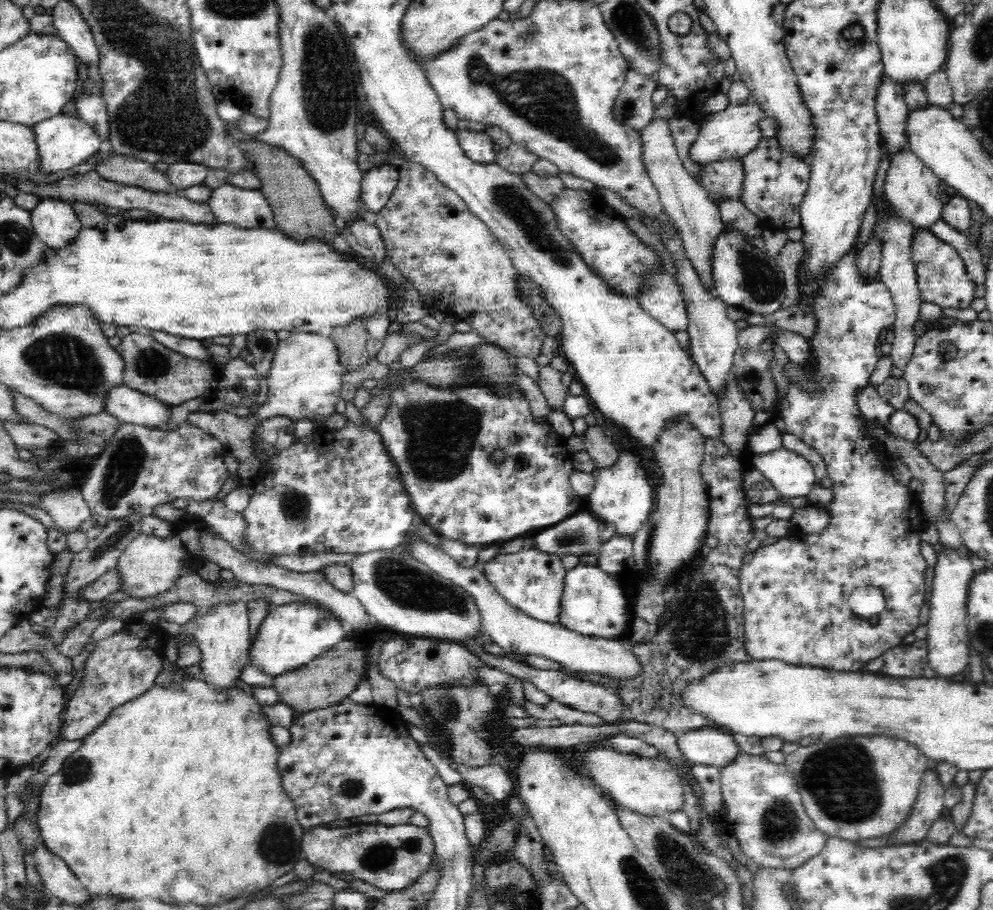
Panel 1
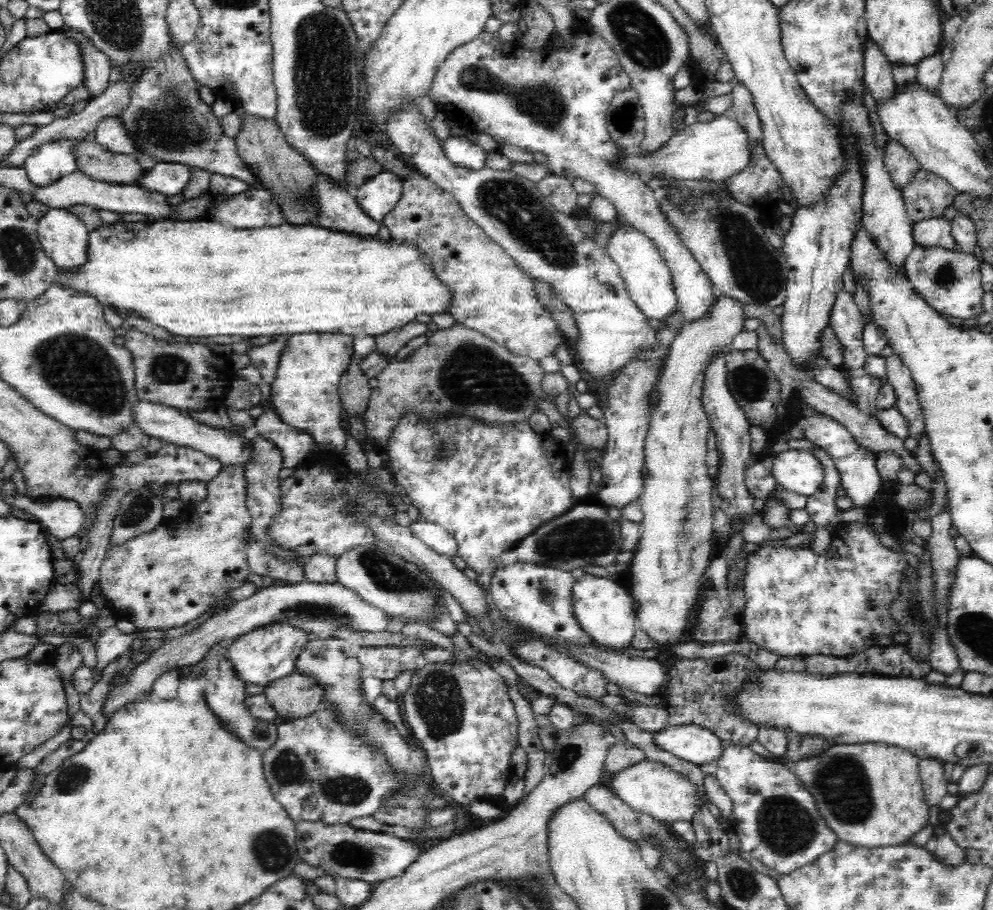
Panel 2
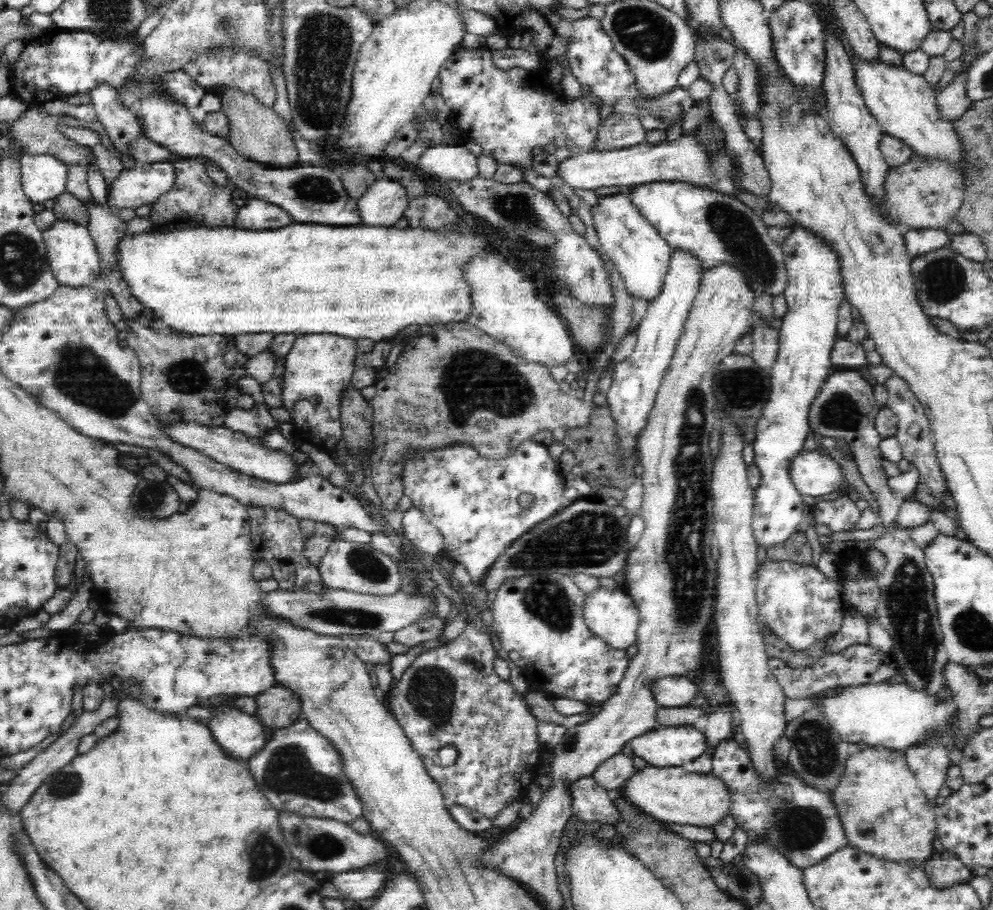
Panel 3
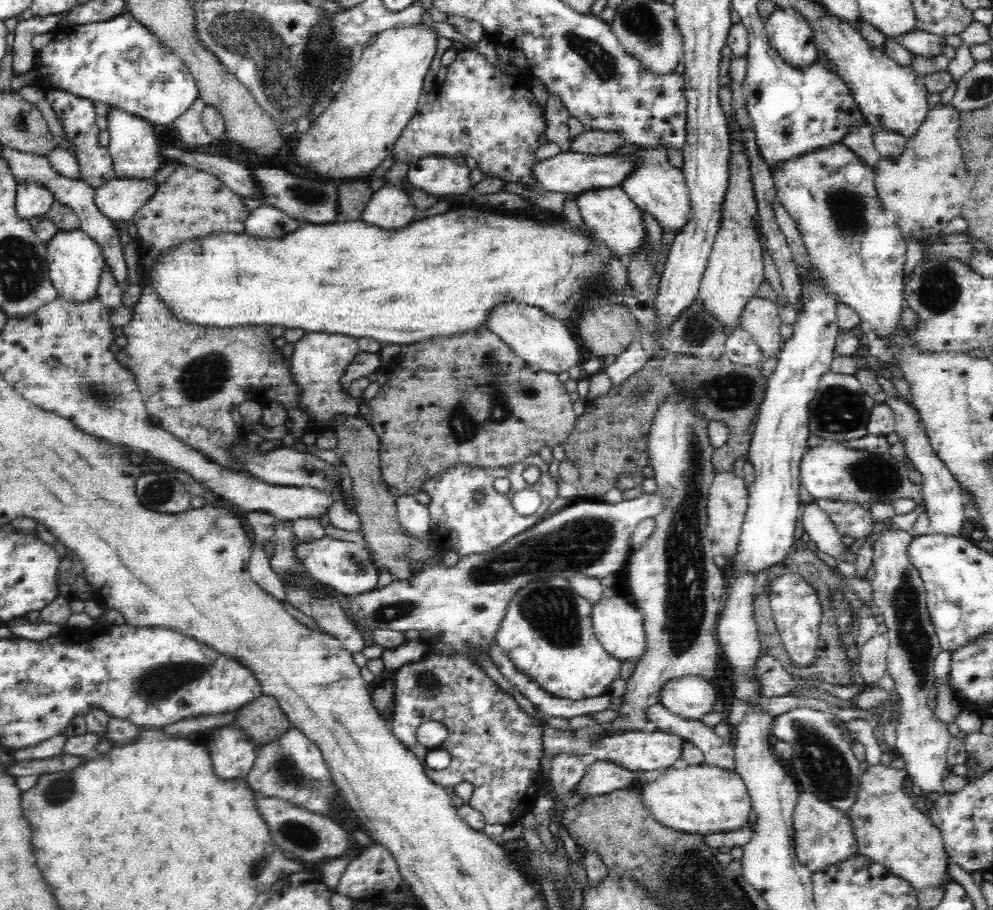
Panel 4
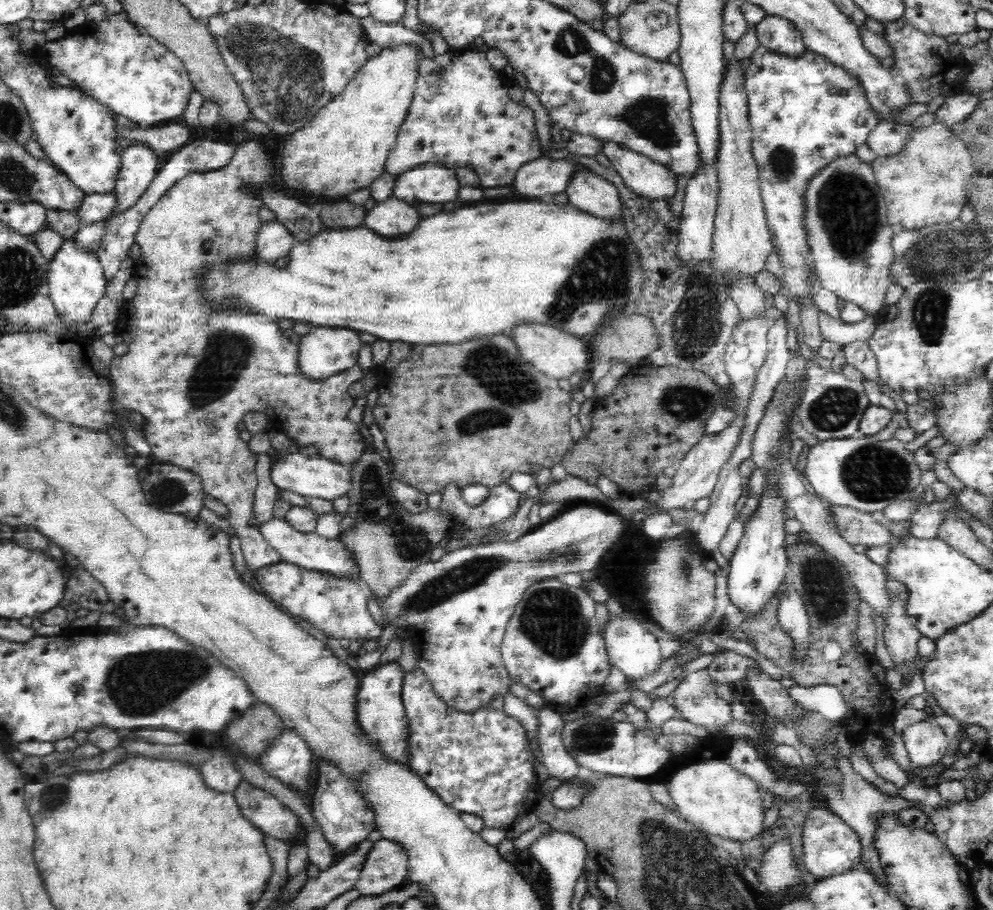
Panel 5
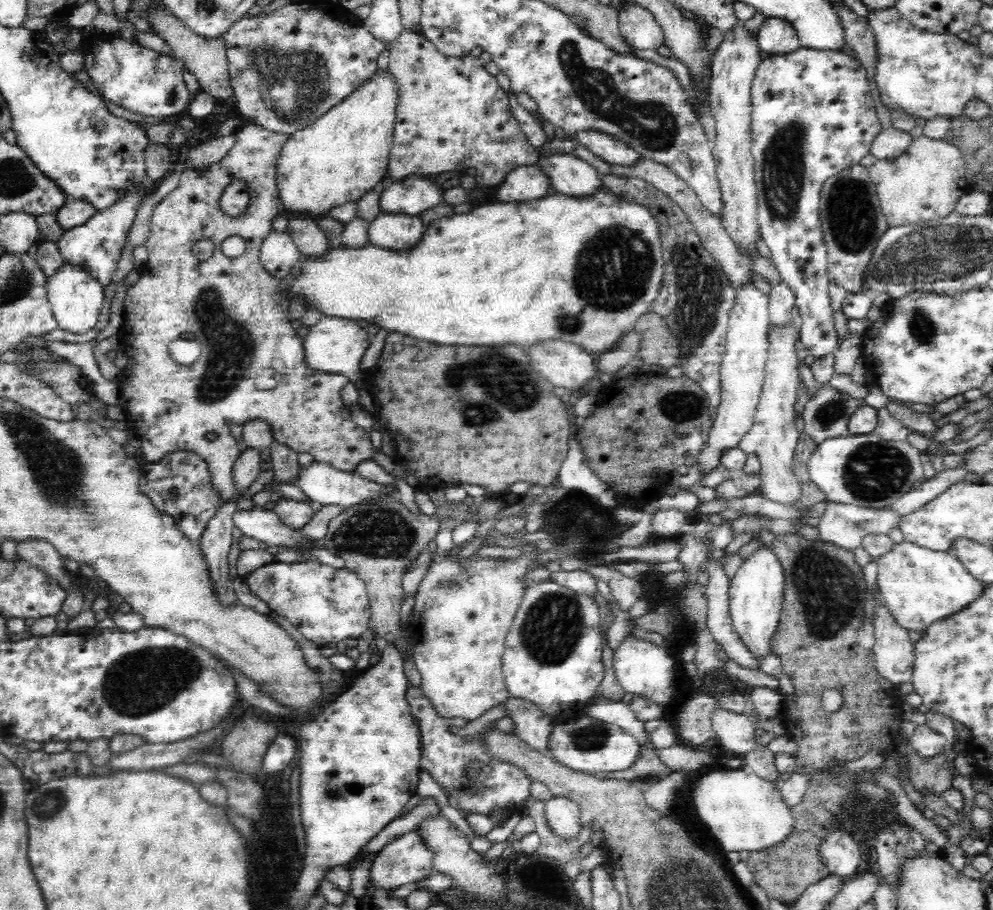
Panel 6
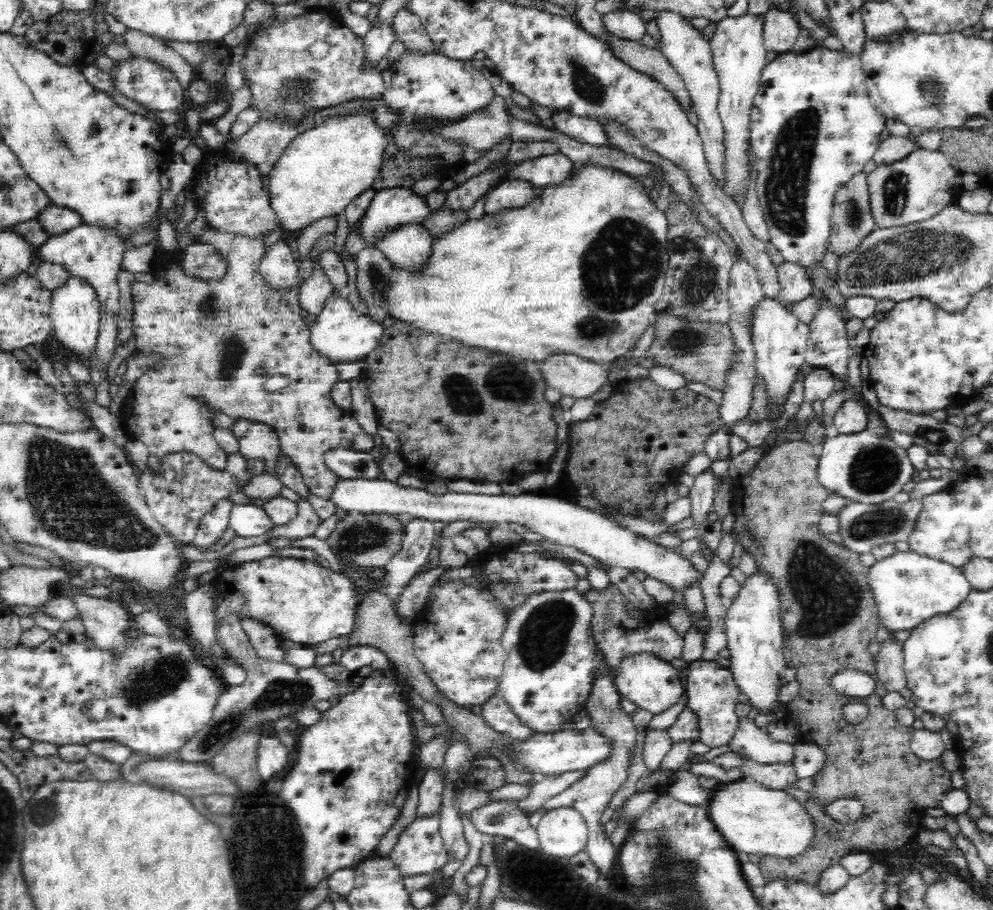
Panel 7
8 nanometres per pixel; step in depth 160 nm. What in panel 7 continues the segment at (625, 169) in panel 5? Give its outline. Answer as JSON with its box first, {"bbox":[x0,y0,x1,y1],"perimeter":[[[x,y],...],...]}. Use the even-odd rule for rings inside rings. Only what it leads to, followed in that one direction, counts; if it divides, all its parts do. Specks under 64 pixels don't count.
{"bbox":[550,108,607,147],"perimeter":[[[552,108],[550,118],[556,129],[578,142],[601,147],[607,144],[604,127],[596,120],[572,115],[568,111],[552,110]]]}

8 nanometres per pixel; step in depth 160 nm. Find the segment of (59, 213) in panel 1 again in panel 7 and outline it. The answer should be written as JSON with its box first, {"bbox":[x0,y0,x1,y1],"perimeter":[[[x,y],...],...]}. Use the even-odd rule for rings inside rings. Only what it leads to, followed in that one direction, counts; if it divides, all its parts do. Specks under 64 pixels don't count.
{"bbox":[49,276,101,361],"perimeter":[[[70,276],[60,288],[51,292],[51,307],[49,310],[54,340],[68,349],[78,358],[90,361],[92,352],[97,345],[99,322],[101,319],[101,304],[93,286],[86,279]]]}

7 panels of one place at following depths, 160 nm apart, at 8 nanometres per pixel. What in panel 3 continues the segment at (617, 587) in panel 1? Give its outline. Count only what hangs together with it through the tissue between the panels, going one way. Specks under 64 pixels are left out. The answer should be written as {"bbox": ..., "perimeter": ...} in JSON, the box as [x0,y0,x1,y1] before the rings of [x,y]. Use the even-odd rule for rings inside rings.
{"bbox":[584,588,637,651],"perimeter":[[[599,588],[585,595],[584,618],[588,628],[610,647],[625,651],[637,642],[637,606],[622,590]]]}

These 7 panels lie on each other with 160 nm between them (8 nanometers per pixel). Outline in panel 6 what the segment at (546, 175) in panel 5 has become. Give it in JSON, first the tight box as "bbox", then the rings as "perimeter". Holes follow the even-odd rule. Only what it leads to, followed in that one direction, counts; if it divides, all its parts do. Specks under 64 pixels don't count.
{"bbox":[495,165,551,203],"perimeter":[[[536,165],[515,168],[503,183],[500,183],[495,194],[495,201],[524,203],[542,198],[551,187],[551,181]]]}

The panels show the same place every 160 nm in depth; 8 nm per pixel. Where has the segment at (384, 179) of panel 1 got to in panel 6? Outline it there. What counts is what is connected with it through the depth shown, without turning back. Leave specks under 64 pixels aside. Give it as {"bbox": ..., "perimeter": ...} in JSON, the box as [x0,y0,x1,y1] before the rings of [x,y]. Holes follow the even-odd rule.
{"bbox":[368,212,425,249],"perimeter":[[[380,212],[368,228],[368,242],[383,249],[413,249],[421,241],[425,227],[419,216]]]}

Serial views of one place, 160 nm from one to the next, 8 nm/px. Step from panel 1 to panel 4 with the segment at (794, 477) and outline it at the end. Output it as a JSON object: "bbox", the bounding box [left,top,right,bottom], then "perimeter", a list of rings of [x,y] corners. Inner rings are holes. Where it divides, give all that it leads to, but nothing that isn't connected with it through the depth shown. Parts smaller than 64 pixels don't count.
{"bbox":[799,443,922,506],"perimeter":[[[824,443],[808,450],[801,459],[799,474],[801,484],[813,499],[855,502],[862,506],[894,502],[912,498],[922,502],[918,484],[910,478],[911,465],[907,459],[895,459],[890,450],[884,453],[869,452],[846,447],[846,444]]]}

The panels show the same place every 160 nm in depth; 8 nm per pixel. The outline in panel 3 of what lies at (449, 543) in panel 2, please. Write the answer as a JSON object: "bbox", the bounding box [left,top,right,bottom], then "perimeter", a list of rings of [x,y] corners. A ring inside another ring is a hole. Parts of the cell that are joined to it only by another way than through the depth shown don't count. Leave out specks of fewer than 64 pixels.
{"bbox":[402,505,444,555],"perimeter":[[[412,505],[402,512],[402,533],[404,539],[410,541],[420,552],[427,555],[441,553],[444,549],[443,537],[438,529],[430,524],[427,516]]]}

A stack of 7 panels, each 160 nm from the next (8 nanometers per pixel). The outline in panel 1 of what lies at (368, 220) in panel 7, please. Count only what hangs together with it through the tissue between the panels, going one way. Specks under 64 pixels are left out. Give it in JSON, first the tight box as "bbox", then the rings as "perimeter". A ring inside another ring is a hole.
{"bbox":[456,130,497,164],"perimeter":[[[456,130],[460,150],[476,164],[494,163],[497,146],[484,131]]]}

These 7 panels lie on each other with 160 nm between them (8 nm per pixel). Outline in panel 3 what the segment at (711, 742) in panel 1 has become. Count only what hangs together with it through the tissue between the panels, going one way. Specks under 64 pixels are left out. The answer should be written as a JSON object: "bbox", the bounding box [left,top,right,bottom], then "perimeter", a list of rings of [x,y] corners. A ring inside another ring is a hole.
{"bbox":[623,725,707,768],"perimeter":[[[658,725],[623,748],[631,758],[637,756],[656,768],[668,768],[692,762],[706,751],[707,744],[704,734],[692,725]]]}

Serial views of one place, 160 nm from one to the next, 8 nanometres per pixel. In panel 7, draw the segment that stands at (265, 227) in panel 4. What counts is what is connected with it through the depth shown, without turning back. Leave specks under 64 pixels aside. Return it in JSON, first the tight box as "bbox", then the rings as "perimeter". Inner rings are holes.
{"bbox":[260,242,299,289],"perimeter":[[[284,242],[275,243],[262,258],[260,274],[264,283],[272,289],[298,288],[299,267],[294,263],[290,247]]]}

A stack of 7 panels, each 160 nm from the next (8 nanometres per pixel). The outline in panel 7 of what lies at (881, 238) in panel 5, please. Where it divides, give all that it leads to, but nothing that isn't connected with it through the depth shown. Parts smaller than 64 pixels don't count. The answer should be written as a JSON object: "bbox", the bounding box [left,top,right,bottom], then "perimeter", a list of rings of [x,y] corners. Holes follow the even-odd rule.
{"bbox":[828,173,875,256],"perimeter":[[[856,173],[836,191],[828,242],[837,256],[846,255],[859,246],[860,240],[875,228],[868,196],[867,176]]]}

